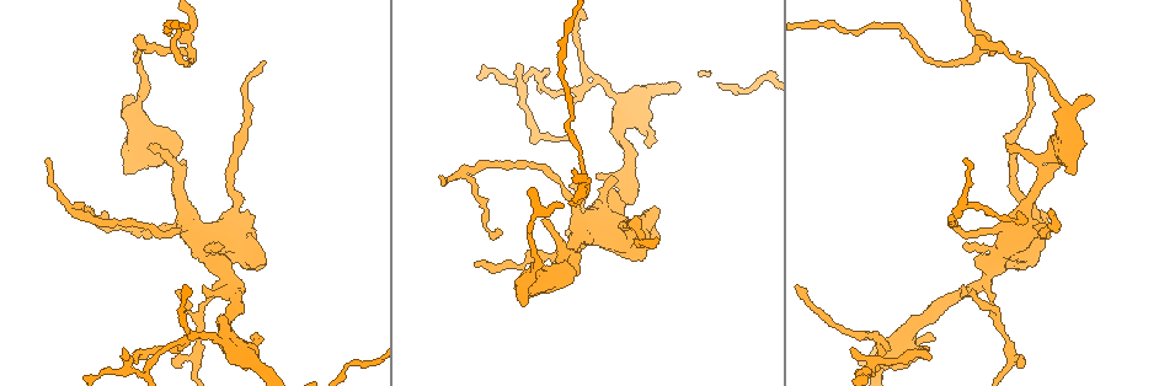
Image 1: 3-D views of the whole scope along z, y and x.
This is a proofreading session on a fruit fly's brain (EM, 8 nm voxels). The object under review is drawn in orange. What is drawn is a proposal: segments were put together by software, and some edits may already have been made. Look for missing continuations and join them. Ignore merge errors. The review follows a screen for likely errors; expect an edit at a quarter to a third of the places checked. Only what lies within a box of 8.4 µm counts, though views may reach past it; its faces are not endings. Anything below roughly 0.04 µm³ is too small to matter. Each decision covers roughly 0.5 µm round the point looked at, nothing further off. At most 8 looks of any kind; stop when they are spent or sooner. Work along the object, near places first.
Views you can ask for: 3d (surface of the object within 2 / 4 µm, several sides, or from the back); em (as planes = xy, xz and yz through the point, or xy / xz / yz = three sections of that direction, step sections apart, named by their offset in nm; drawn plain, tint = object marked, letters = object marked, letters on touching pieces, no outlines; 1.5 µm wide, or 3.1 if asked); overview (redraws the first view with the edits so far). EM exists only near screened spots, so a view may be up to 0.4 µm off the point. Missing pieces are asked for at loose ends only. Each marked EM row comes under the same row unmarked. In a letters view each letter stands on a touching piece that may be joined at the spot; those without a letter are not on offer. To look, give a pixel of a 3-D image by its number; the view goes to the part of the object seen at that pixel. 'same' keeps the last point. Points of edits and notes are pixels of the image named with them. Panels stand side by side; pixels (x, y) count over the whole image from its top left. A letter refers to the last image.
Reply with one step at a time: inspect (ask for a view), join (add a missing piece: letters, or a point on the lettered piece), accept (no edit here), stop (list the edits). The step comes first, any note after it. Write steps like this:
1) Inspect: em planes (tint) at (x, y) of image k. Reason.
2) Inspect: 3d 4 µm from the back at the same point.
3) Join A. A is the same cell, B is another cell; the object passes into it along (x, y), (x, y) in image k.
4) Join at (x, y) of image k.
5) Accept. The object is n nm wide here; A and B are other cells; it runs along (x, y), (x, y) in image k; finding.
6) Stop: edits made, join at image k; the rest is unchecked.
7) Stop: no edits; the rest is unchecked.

Inspect: 3d 2 µm at (850, 348) of image 1. Free end.

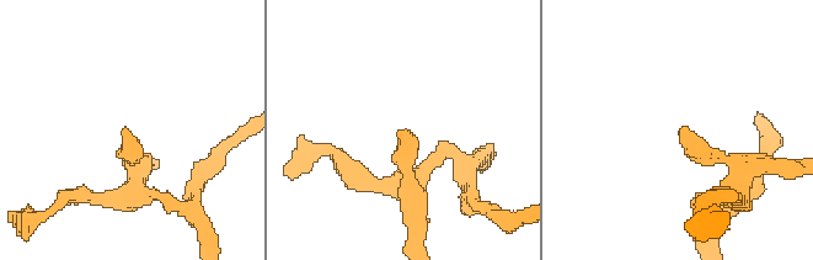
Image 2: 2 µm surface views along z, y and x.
Inspect: em yz step 4 (tint) at (397, 130) of image 2.

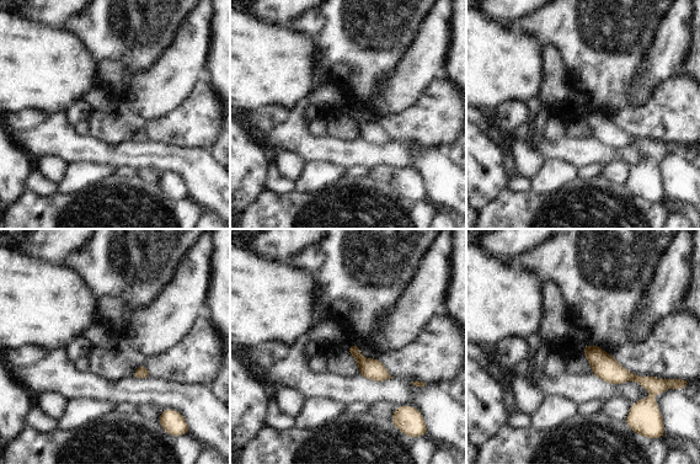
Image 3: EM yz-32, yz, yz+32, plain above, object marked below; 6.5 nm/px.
Inspect: em planes (letters) at the same point.

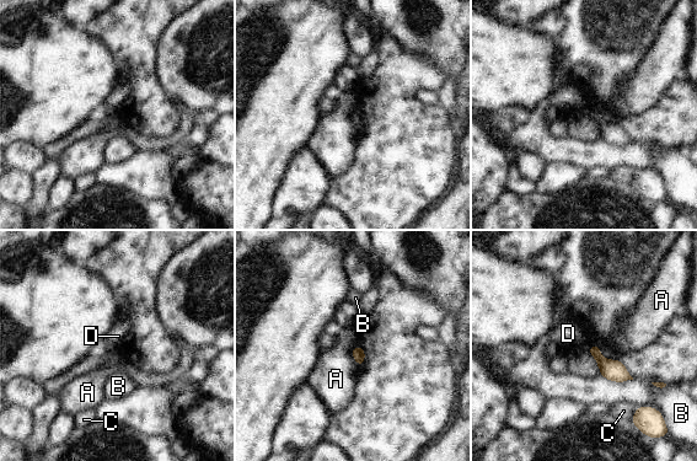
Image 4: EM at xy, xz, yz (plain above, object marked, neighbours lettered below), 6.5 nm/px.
Accept. The object is 80 nm wide here; A, B, C and D are other cells; a border runs along (594, 343), (605, 358), (621, 362) in image 4; no lettered piece goes on from it.

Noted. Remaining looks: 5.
Inspect: em xz step 8 (letters) at (595, 173) of image 1. Free end.

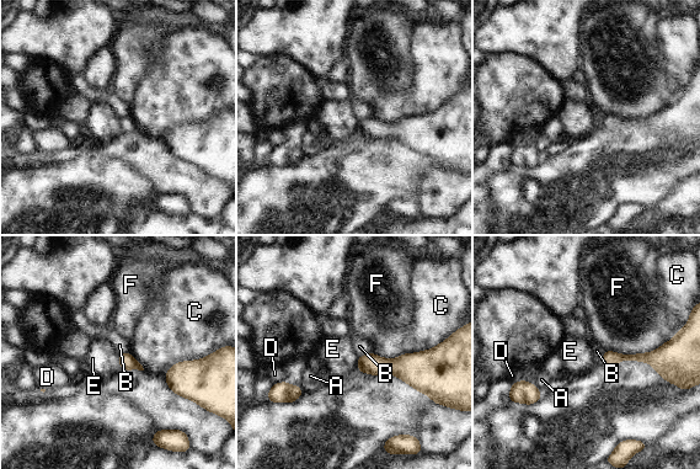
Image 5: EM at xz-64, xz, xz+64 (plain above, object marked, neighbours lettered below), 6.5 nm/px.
Inspect: em planes (letters) at the same point.

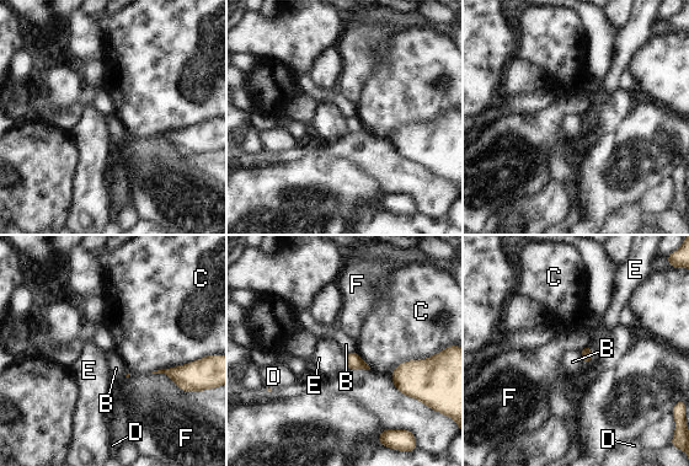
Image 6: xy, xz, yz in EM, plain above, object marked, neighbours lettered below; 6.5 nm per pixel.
Accept. B, C, D, E and F are other cells; a border runs along (588, 344), (591, 360), (587, 364) in image 6; no lettered piece goes on from it.

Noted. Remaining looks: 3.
Inspect: em yz step 8 (letters) at (1009, 145) of image 1. Tapers out.

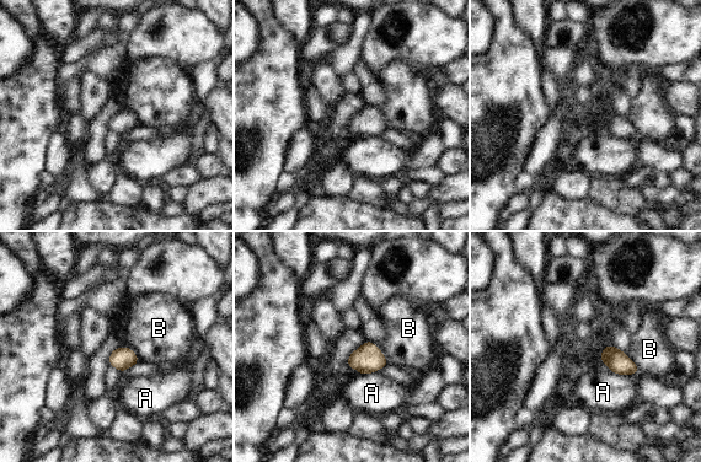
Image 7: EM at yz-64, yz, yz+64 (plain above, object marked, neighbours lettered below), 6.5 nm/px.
Inspect: em planes (letters) at the same point.

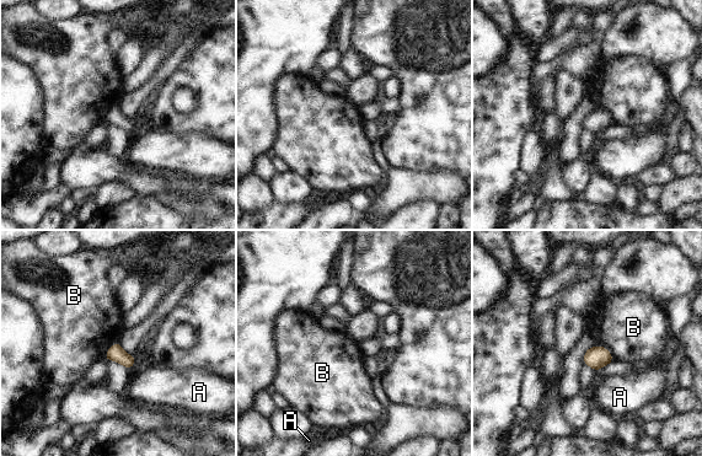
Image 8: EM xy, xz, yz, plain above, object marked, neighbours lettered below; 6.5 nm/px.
Accept. A and B are other cells; a border runs along (598, 344), (603, 345), (614, 359) in image 8; no lettered piece goes on from it.

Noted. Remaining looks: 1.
Stop: no edits; the rest is unchecked.

